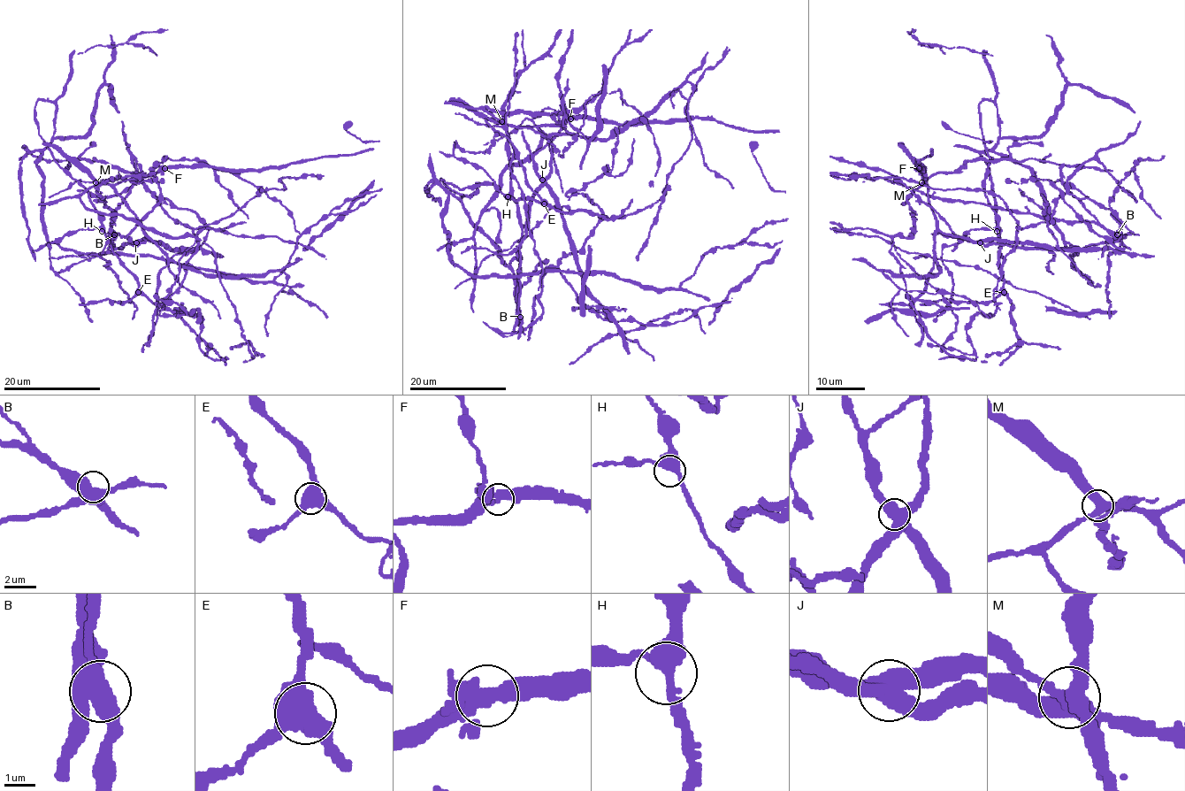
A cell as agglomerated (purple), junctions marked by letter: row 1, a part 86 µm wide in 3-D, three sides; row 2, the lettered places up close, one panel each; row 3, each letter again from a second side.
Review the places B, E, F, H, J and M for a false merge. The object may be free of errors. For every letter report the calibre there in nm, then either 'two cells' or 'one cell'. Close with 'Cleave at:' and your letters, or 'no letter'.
B: 440 nm | one cell
E: 440 nm | one cell
F: 480 nm | one cell
H: 380 nm | one cell
J: 480 nm | one cell
M: 440 nm | one cell
Cleave at: no letter

